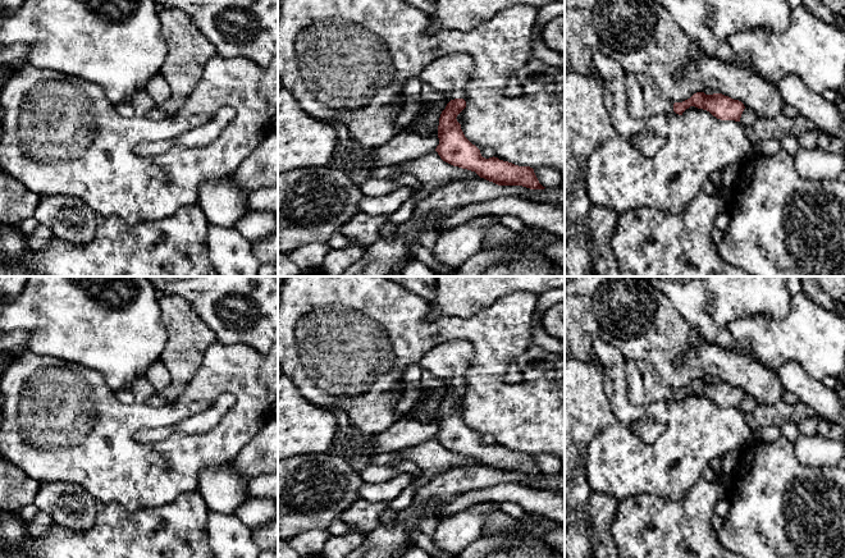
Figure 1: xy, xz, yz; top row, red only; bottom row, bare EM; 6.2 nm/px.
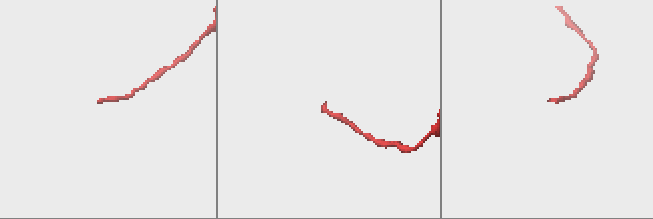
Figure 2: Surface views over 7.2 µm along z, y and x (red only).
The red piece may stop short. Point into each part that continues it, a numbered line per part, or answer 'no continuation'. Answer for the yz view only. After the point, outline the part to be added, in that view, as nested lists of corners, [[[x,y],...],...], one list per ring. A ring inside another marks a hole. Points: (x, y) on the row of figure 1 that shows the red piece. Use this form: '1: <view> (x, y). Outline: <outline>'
1: yz (644, 99). Outline: [[[627,73],[626,93],[629,114],[634,119],[648,119],[673,110],[673,102],[661,92],[650,77]]]

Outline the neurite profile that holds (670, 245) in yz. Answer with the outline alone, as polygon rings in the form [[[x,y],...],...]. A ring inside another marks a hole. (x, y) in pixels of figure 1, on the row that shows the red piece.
[[[702,192],[679,214],[639,209],[620,215],[612,237],[618,276],[753,276],[727,264],[712,239],[714,220],[726,209],[717,193]]]

